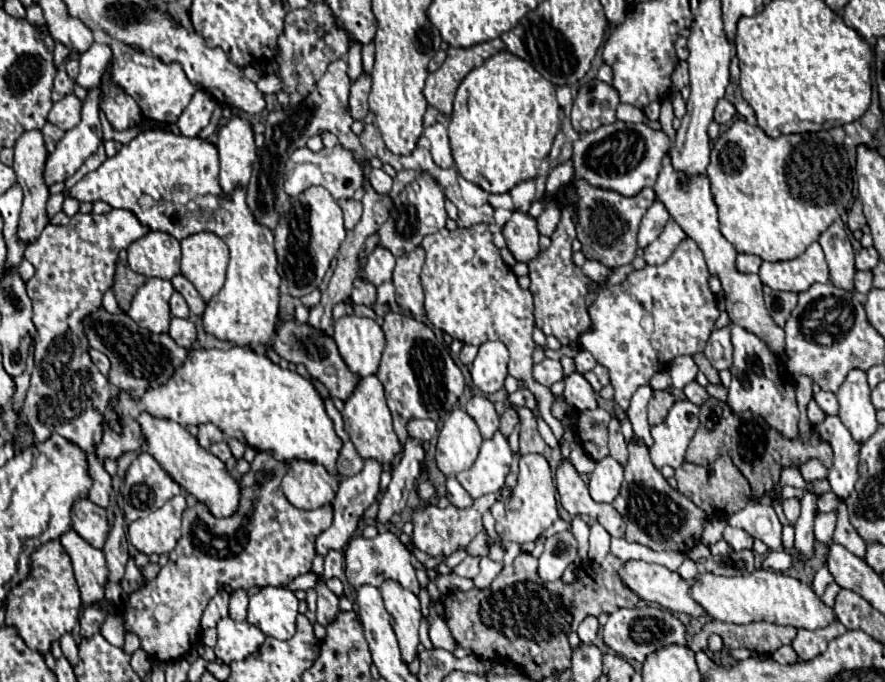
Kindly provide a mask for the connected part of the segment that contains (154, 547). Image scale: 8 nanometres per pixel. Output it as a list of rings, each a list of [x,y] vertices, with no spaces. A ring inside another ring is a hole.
[[[183,494],[167,500],[163,508],[129,524],[129,542],[143,554],[169,554],[179,540],[179,522],[185,508]]]

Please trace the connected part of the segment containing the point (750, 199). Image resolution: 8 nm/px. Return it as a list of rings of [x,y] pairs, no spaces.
[[[737,120],[713,142],[707,178],[711,182],[711,194],[719,210],[721,234],[739,252],[755,254],[769,262],[791,260],[803,254],[803,250],[815,242],[831,222],[839,220],[843,212],[847,212],[853,198],[851,168],[845,168],[843,158],[827,130],[771,138],[759,126]]]

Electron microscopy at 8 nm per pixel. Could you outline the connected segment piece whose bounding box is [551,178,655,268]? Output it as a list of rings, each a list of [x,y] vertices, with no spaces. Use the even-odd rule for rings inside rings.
[[[573,178],[571,182],[563,184],[559,188],[559,192],[551,198],[557,204],[557,208],[563,208],[567,204],[565,202],[567,186],[573,186],[573,190],[575,190],[575,216],[577,216],[575,230],[577,230],[577,240],[581,242],[581,252],[585,254],[585,258],[597,260],[607,268],[619,268],[627,262],[633,262],[635,250],[637,250],[639,222],[641,222],[643,214],[647,212],[647,208],[655,202],[653,188],[645,188],[637,196],[625,198],[615,190],[597,188],[597,186],[591,186],[587,180]],[[621,218],[623,218],[623,222],[621,222]]]

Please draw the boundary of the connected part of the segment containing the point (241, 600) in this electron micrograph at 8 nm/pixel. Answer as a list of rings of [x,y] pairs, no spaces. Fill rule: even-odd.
[[[235,590],[231,594],[231,602],[229,602],[229,616],[235,622],[243,622],[247,616],[247,594],[245,590]]]

